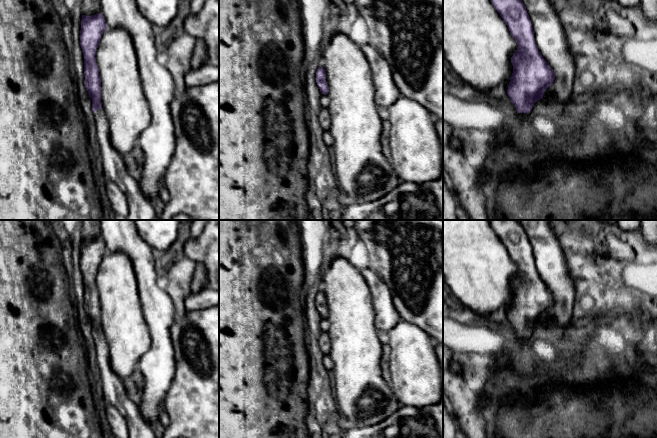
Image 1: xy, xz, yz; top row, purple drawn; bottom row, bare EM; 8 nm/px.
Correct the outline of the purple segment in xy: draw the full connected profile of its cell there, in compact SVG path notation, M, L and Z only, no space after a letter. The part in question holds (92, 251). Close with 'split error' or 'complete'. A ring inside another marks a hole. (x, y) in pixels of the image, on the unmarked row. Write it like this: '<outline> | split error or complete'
M102 237L92 240L82 239L80 268L84 279L84 309L92 323L104 400L106 404L114 406L126 419L129 438L156 438L150 425L142 419L138 405L127 396L123 380L110 365L109 347L102 333L101 303L95 281L100 263L106 253L106 245Z | split error

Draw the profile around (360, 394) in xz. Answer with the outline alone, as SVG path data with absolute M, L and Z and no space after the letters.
M340 257L321 272L319 288L325 293L329 311L329 356L334 363L330 390L335 413L345 417L355 428L380 423L402 405L382 376L380 362L383 344L374 325L375 311L369 286L360 270L348 259Z

